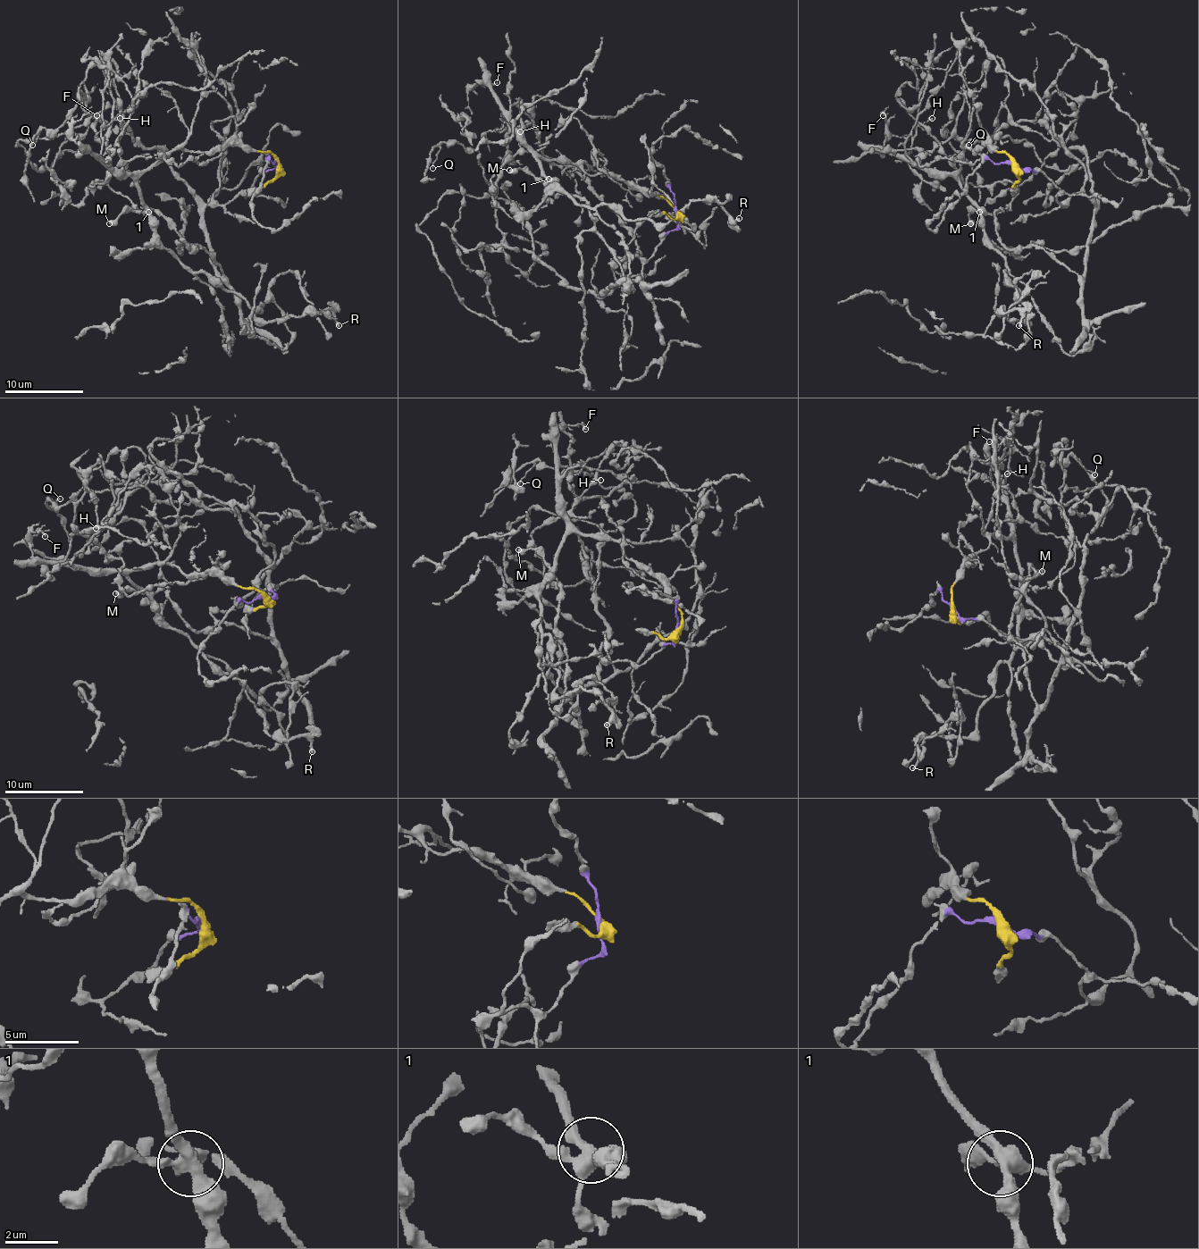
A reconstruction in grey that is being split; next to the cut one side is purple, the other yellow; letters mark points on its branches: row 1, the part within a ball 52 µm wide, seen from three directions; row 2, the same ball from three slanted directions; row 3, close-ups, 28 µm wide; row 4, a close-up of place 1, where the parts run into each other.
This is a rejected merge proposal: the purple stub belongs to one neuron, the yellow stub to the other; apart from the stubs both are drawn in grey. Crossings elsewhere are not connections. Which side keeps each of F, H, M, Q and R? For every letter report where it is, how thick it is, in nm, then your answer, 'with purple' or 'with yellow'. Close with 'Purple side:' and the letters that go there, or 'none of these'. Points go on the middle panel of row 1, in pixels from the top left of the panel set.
F: place (497, 82); calibre 100 nm; with yellow
H: place (520, 131); calibre 130 nm; with yellow
M: place (509, 170); calibre 500 nm; with purple
Q: place (432, 168); calibre 120 nm; with purple
R: place (739, 218); calibre 240 nm; with yellow
Purple side: M, Q

